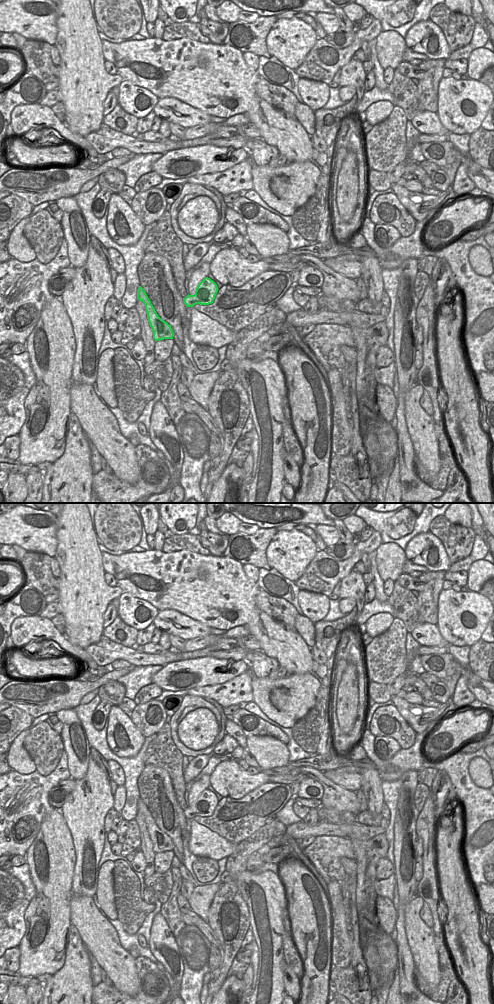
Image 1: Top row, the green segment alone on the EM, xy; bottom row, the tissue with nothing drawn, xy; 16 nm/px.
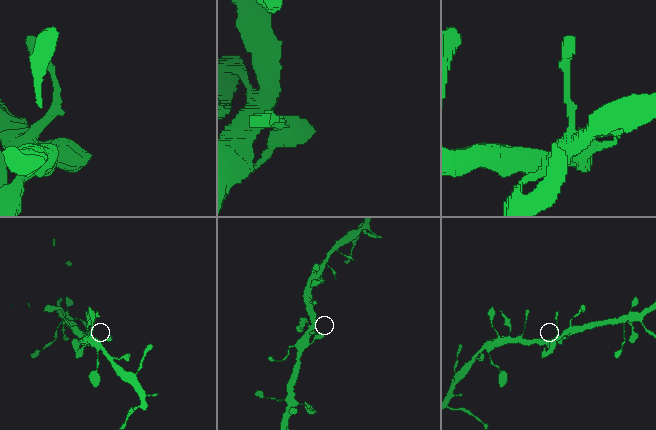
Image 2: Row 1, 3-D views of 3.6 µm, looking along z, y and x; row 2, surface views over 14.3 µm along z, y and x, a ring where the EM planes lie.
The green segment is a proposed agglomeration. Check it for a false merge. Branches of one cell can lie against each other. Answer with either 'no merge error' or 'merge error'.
no merge error

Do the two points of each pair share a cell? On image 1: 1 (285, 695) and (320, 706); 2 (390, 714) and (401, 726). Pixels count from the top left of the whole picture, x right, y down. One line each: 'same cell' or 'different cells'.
1: different cells
2: same cell

